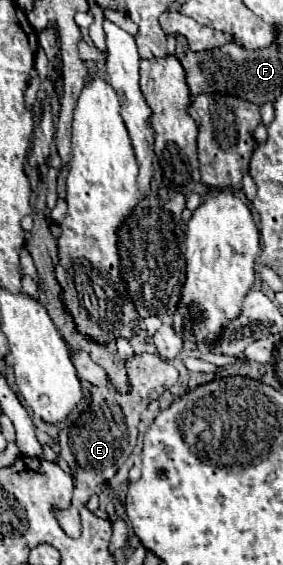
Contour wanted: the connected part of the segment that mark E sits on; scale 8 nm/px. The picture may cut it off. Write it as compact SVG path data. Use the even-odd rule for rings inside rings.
M149 353L135 355L131 361L125 363L125 367L127 367L129 383L133 387L131 393L127 395L117 393L111 381L105 387L91 389L89 409L83 411L81 417L71 427L65 427L59 433L59 447L61 447L59 457L69 463L73 485L75 485L73 509L59 513L59 525L69 537L81 535L79 509L85 507L93 489L113 479L117 469L131 455L137 441L137 423L141 411L145 411L153 399L157 399L165 389L169 389L177 381L177 369L169 361L163 361L159 355L149 355Z

